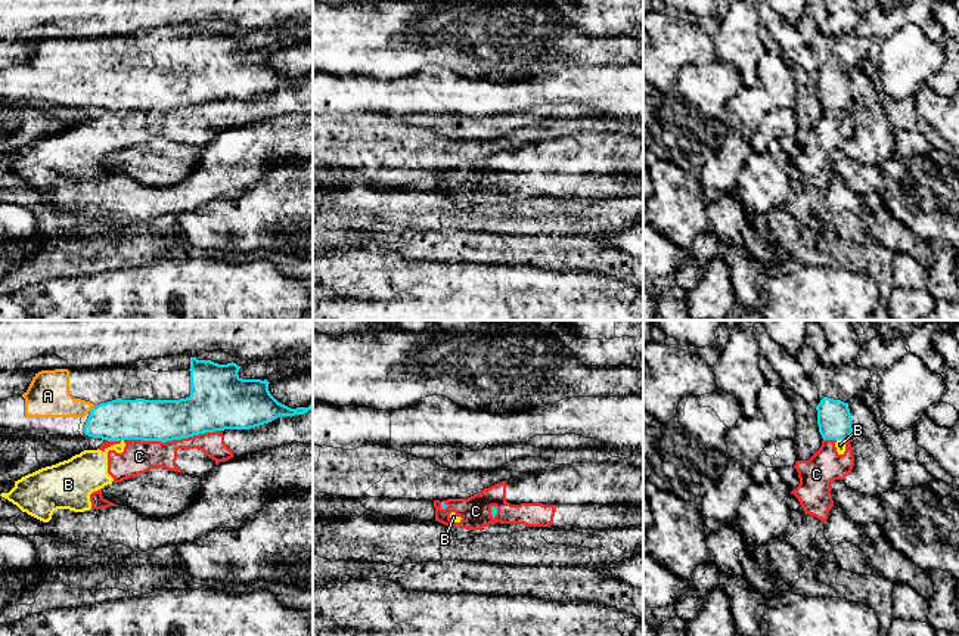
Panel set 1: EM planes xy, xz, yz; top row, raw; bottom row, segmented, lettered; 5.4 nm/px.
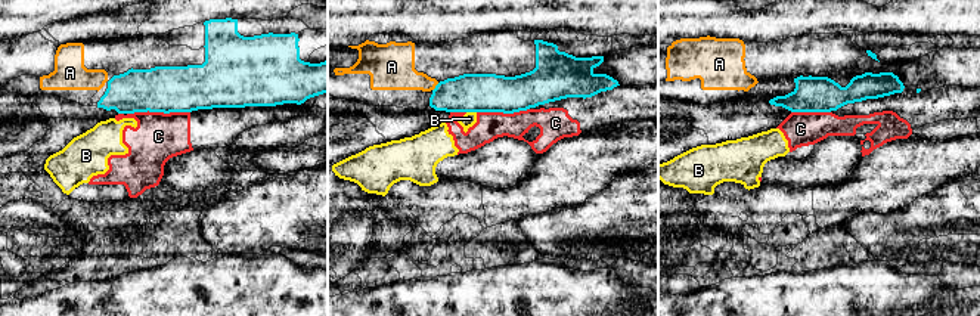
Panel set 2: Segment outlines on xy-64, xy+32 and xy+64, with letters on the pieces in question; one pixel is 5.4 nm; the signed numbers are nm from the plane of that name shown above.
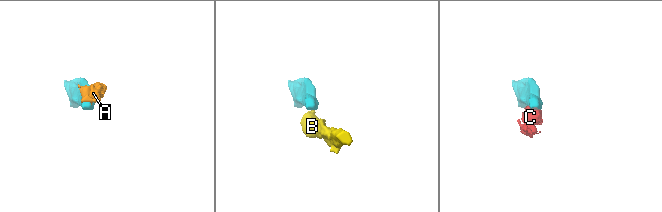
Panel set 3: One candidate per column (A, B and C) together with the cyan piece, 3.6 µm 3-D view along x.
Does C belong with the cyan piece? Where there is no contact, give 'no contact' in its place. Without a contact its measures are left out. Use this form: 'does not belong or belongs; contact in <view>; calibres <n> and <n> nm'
does not belong; contact in xy; calibres 240 and 180 nm

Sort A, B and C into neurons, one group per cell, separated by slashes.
A / B C

